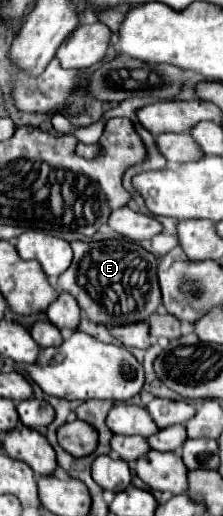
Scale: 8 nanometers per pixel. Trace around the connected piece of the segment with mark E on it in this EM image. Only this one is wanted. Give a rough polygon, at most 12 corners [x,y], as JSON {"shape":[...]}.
{"shape":[[131,240],[71,242],[59,276],[95,324],[149,320],[157,258]]}

